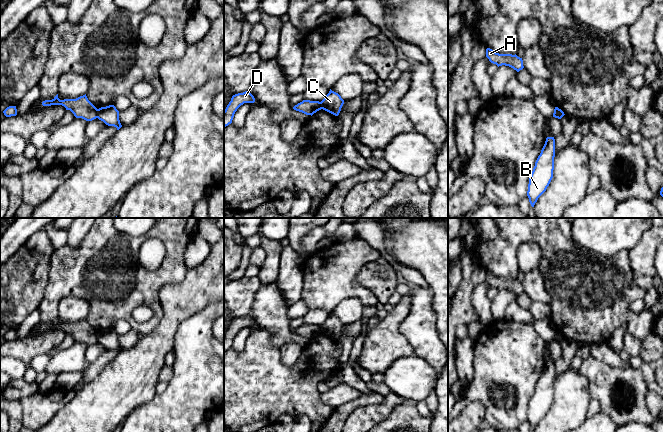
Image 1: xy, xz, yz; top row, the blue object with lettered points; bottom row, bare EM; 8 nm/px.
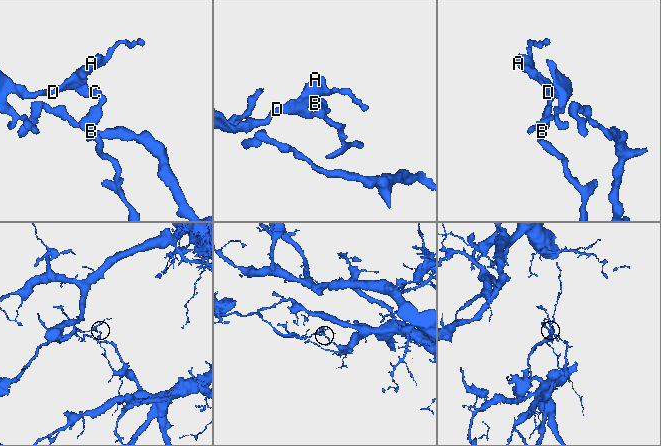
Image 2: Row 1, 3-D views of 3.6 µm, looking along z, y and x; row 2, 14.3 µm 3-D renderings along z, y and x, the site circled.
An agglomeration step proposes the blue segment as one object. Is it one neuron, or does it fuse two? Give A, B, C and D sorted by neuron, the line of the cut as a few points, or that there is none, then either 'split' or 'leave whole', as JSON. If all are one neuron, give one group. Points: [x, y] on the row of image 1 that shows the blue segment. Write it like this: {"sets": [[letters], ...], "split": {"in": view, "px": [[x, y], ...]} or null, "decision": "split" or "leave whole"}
{"sets": [["A", "D"], ["B", "C"]], "split": {"in": "xy", "px": [[98, 109], [96, 117]]}, "decision": "split"}

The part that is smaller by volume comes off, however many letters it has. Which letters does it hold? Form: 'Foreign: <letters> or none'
Foreign: A, D

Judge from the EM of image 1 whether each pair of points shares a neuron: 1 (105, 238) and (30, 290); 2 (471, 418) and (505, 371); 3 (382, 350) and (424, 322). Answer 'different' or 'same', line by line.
1: different
2: different
3: different

